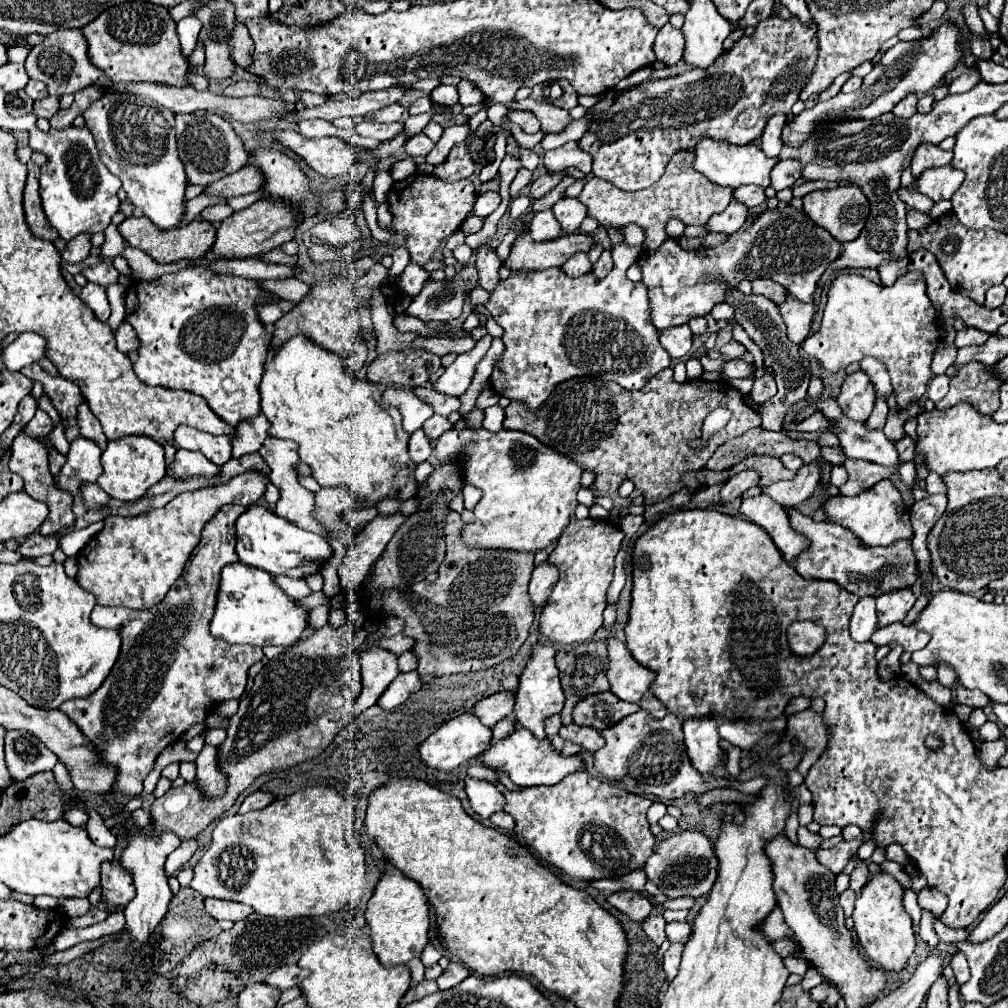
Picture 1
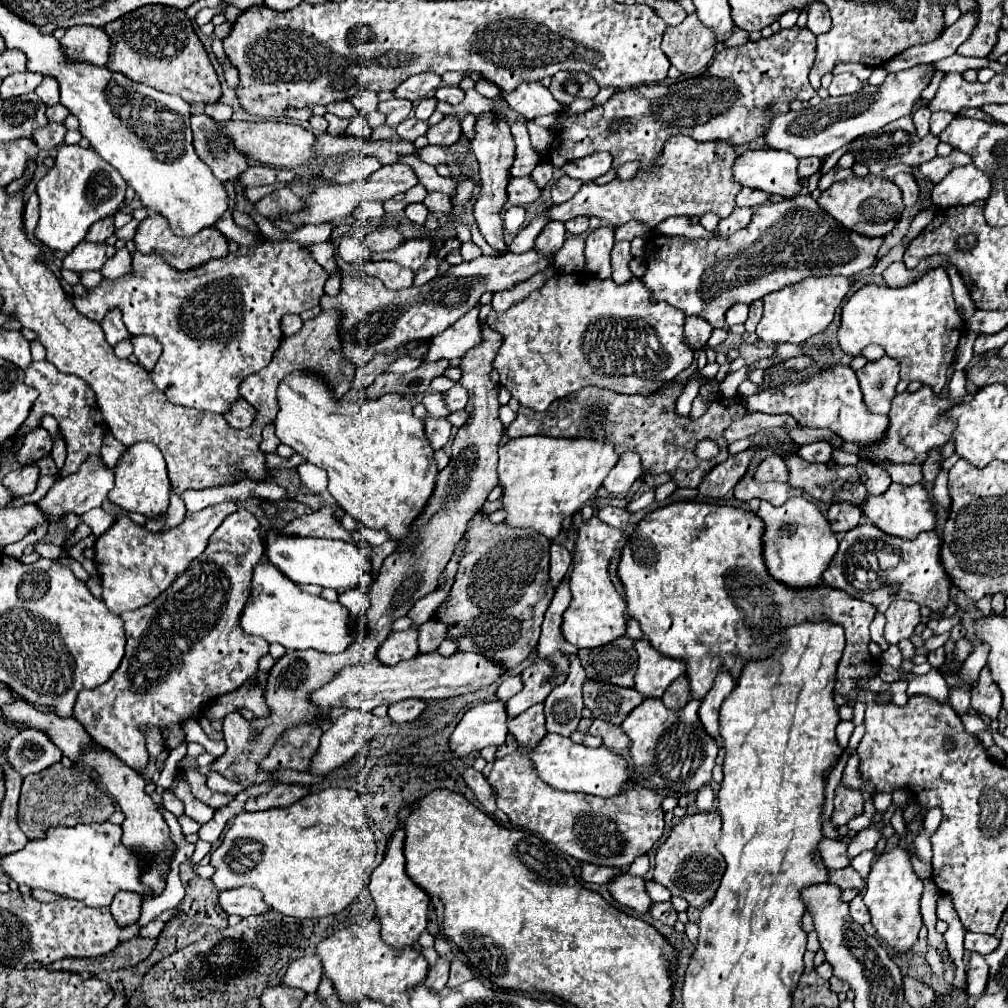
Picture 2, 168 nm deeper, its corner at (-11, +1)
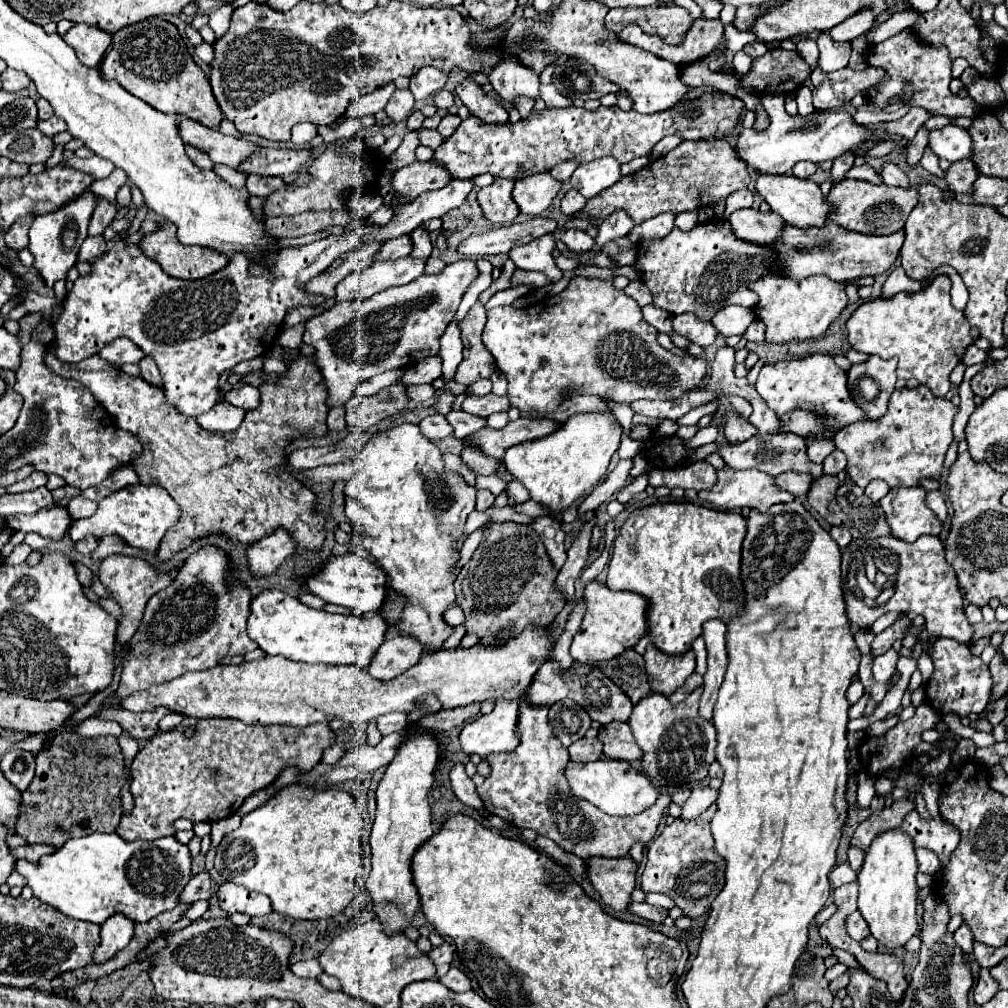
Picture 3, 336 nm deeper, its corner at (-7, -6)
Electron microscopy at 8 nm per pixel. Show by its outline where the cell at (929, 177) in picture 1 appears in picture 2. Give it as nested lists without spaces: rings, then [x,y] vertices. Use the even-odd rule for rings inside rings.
[[[974,165],[956,167],[956,171],[948,173],[944,181],[934,185],[932,201],[938,207],[954,207],[954,205],[970,205],[978,199],[988,199],[992,193],[992,181],[984,171]]]

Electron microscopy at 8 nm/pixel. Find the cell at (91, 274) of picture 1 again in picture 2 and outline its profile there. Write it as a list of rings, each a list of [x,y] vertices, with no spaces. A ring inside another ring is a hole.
[[[84,241],[80,243],[76,249],[72,249],[66,259],[64,259],[64,267],[70,271],[100,271],[100,267],[104,265],[104,261],[108,257],[112,257],[116,253],[114,245],[106,245],[106,243],[90,243]]]

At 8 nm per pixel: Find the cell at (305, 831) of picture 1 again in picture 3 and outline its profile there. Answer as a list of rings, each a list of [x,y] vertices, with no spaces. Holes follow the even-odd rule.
[[[298,784],[284,786],[270,802],[242,818],[238,830],[226,834],[218,844],[214,868],[226,882],[262,892],[272,900],[272,910],[296,920],[320,920],[340,914],[364,884],[360,854],[362,816],[356,800],[344,790],[314,790]]]

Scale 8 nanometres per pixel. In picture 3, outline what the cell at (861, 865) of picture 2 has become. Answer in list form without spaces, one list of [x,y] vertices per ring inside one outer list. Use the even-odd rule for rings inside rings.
[[[848,848],[848,862],[852,866],[852,870],[860,870],[860,866],[864,864],[864,852],[860,848]]]

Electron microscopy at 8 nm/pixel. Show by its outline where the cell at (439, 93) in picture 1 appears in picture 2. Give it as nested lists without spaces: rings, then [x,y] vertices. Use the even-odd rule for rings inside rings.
[[[440,87],[436,89],[436,99],[458,105],[464,101],[464,91],[460,87]]]

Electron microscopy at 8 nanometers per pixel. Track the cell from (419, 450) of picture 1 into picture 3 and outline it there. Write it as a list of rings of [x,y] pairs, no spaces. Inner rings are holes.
[[[426,416],[422,422],[420,422],[420,430],[424,432],[424,436],[428,436],[430,440],[440,440],[444,436],[450,436],[454,430],[452,426],[446,422],[444,416]]]

